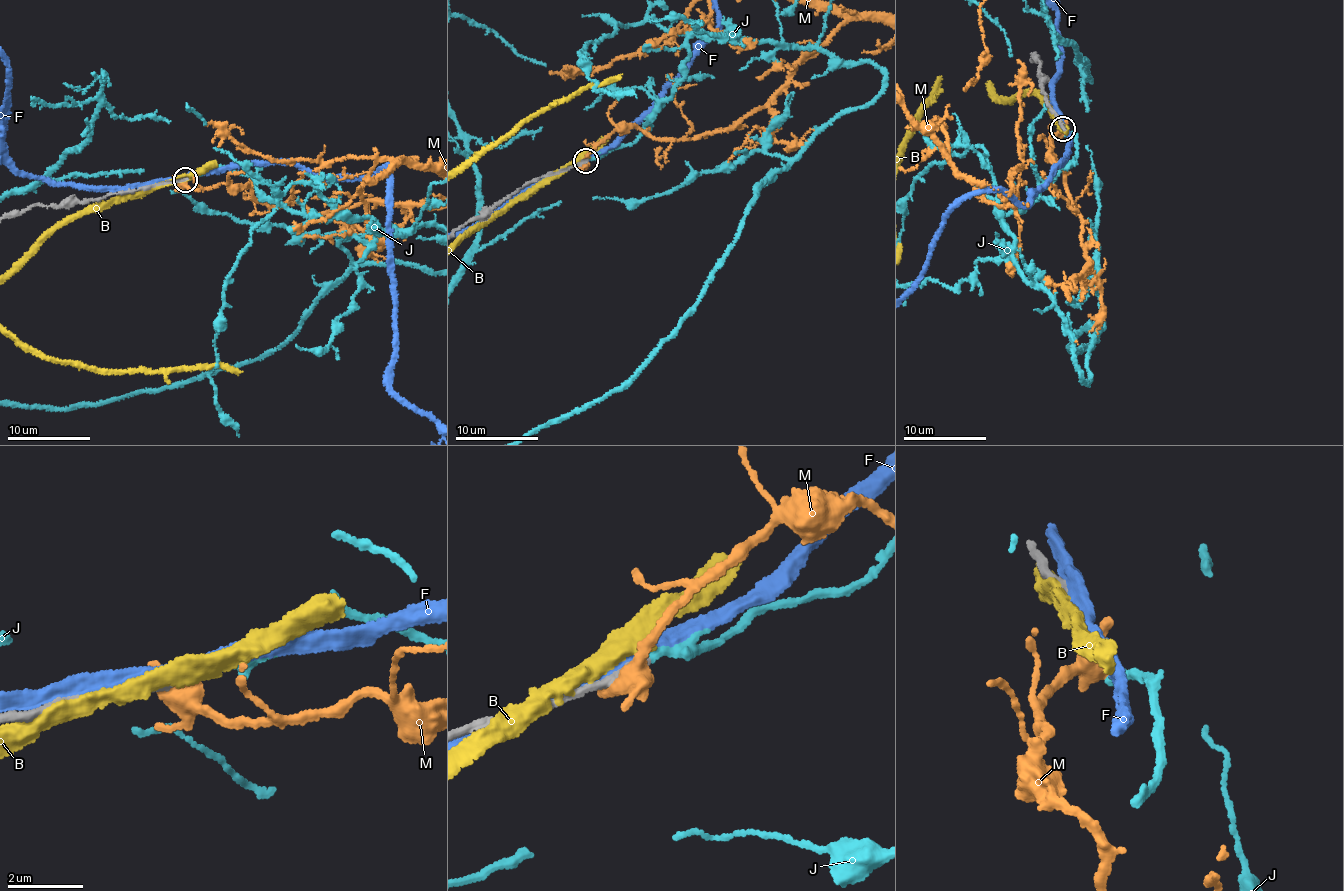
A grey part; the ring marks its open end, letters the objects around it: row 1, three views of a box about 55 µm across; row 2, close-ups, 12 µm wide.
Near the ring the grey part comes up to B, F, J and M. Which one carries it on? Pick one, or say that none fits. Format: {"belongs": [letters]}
{"belongs": ["J"]}

